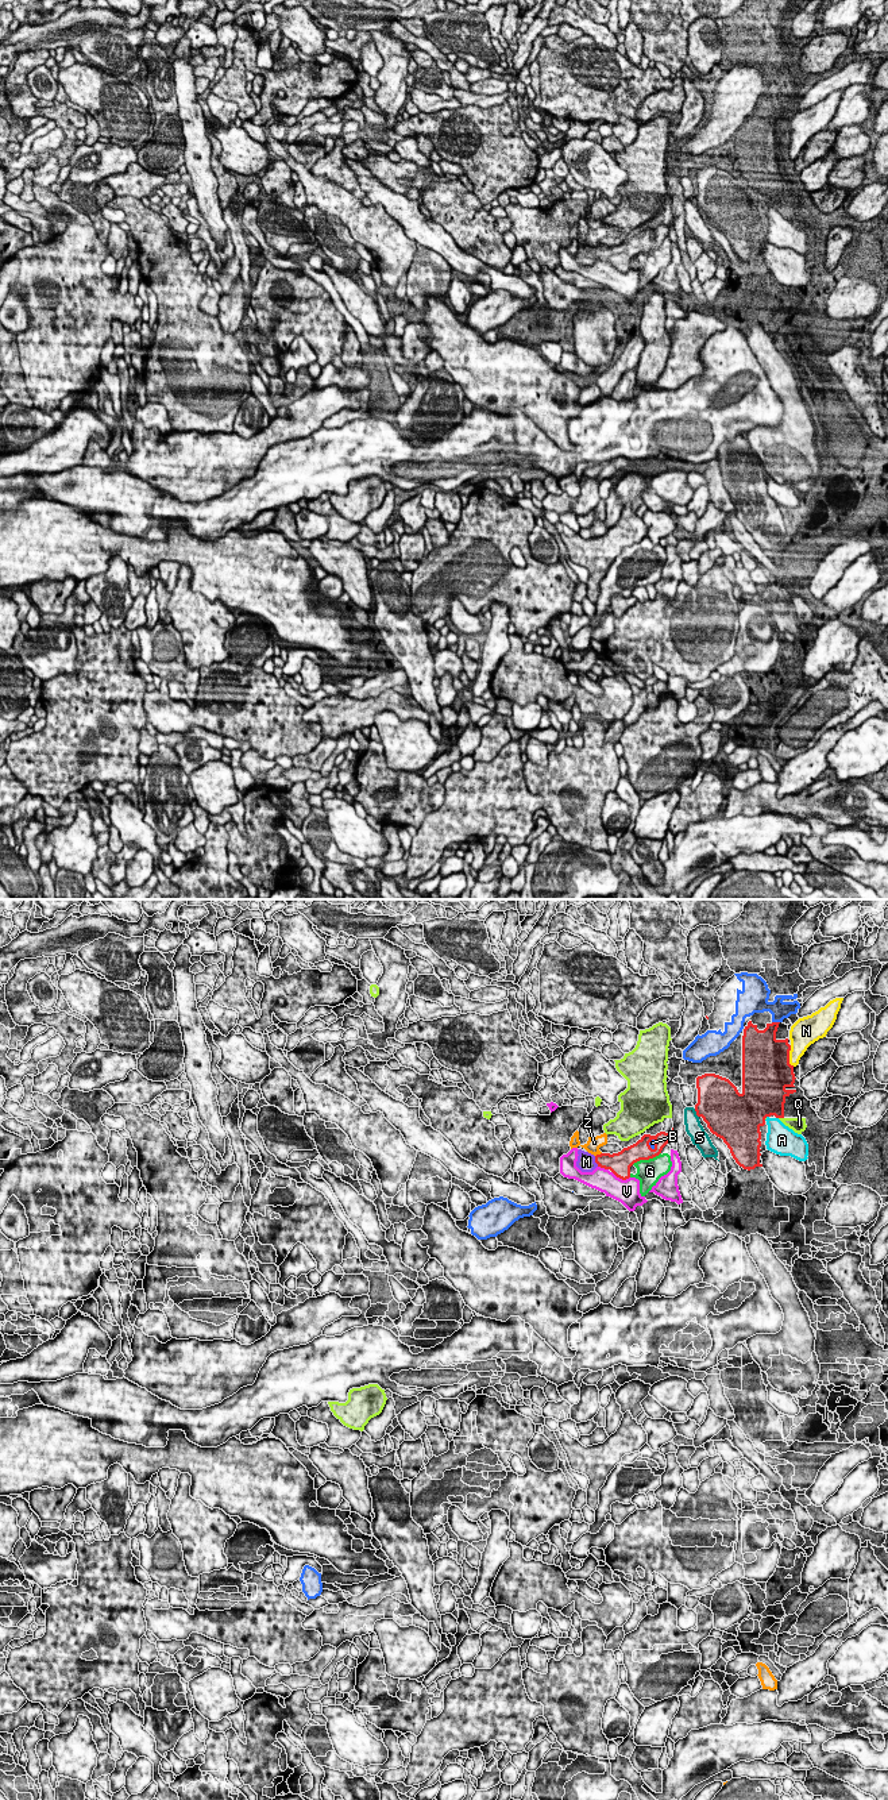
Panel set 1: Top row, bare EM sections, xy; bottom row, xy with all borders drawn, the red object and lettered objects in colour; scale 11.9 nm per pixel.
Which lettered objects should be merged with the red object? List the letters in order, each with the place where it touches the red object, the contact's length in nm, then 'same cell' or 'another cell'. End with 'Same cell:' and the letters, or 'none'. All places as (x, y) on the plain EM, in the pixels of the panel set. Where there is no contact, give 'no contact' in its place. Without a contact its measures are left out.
A: contact xy (767, 208); length 50 nm; another cell
B: contact xy (776, 115); length 100 nm; another cell
G: contact xy (645, 251); length 380 nm; another cell
M: contact xy (595, 254); length 140 nm; same cell
N: contact xy (788, 149); length 260 nm; another cell
Q: contact xy (782, 209); length 70 nm; another cell
S: contact xy (697, 205); length 120 nm; another cell
V: contact xy (621, 270); length 240 nm; another cell
Z: contact xy (598, 247); length 100 nm; another cell
Same cell: M

